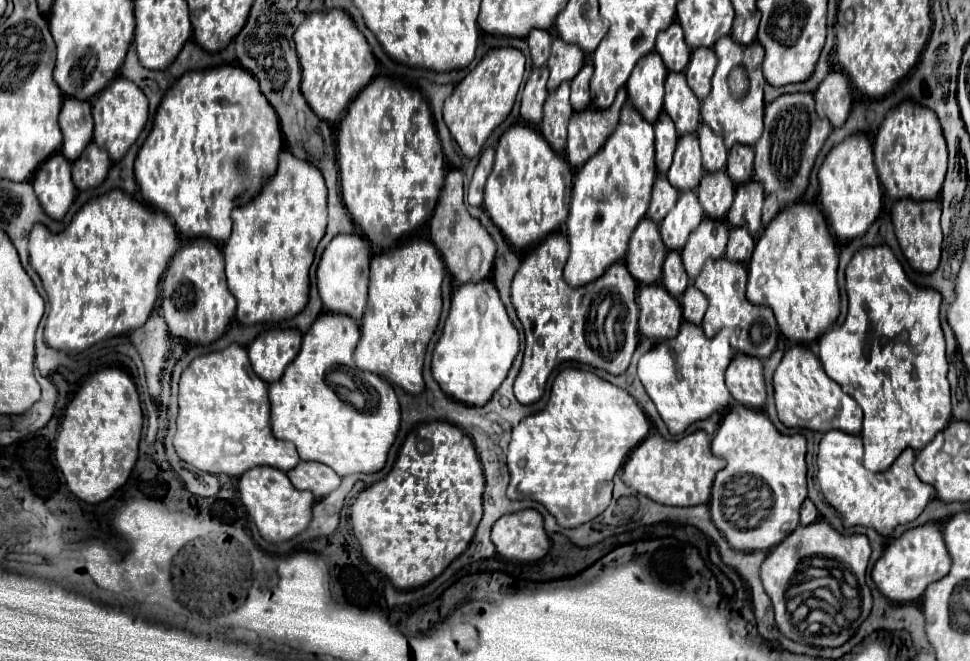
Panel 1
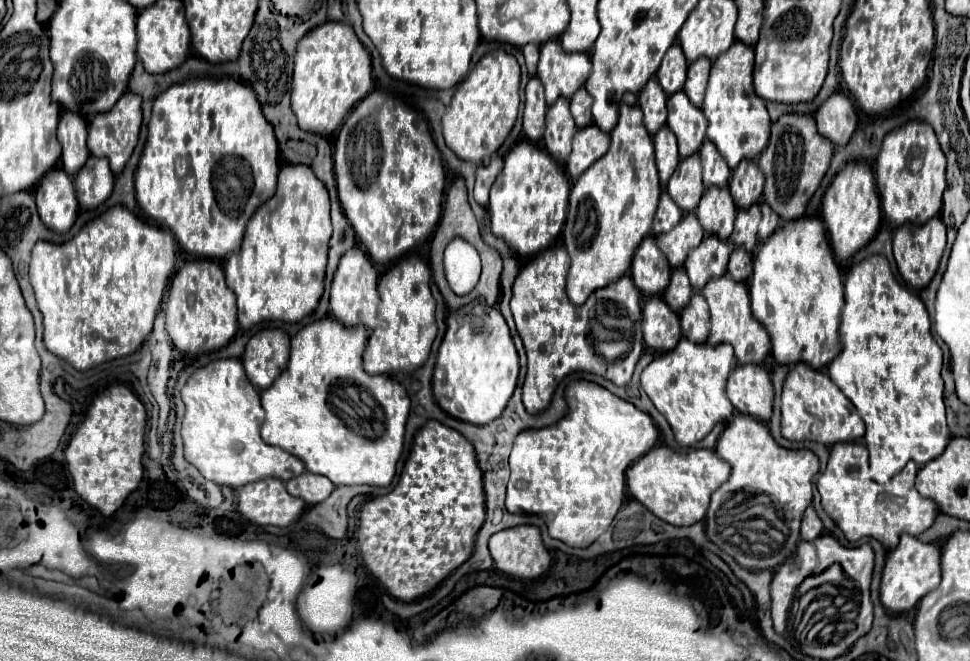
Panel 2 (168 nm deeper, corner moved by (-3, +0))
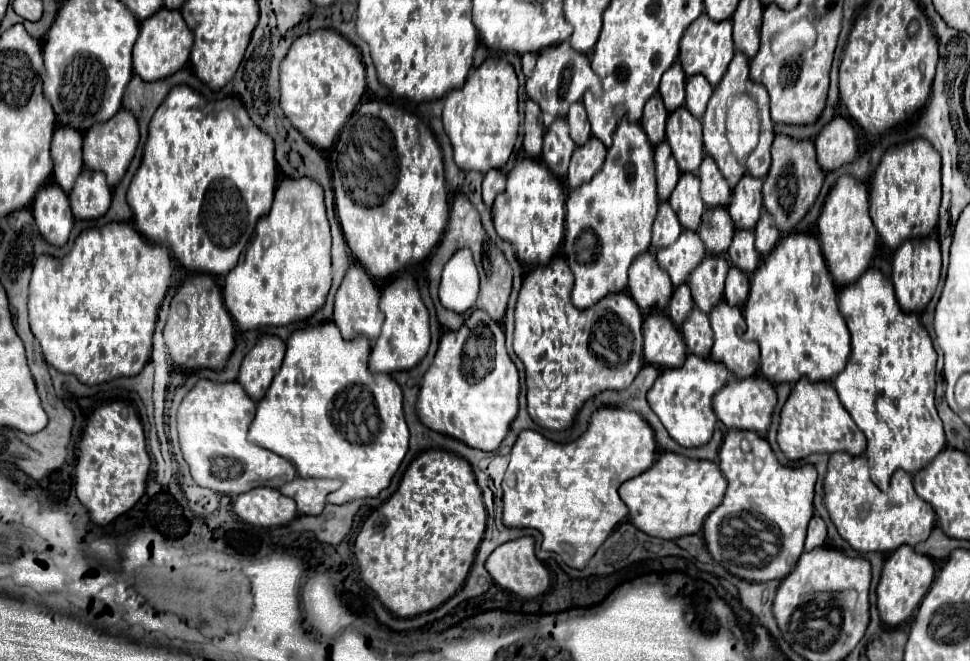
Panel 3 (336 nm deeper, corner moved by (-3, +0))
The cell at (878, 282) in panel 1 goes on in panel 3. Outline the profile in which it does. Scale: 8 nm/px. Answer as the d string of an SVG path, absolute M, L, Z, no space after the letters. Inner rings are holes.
M869 267L851 287L843 287L839 293L839 309L847 319L851 333L851 355L845 369L833 379L833 387L853 415L857 427L867 437L865 457L869 459L873 483L885 491L889 479L897 469L917 473L927 467L941 449L945 449L945 429L935 407L935 365L937 353L933 349L931 337L923 331L917 313L907 313L899 309L893 293L893 283L879 269Z

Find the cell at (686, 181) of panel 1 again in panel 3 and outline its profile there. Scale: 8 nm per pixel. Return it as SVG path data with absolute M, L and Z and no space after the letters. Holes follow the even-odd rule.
M681 173L679 183L675 185L669 197L669 203L675 209L681 225L685 229L697 231L701 223L701 215L705 211L703 199L699 195L699 177L693 173Z

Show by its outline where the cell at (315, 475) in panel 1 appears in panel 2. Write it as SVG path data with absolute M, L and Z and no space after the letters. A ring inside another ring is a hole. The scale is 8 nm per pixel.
M307 471L287 481L287 491L295 497L301 497L307 505L317 505L325 501L333 489L335 485L329 479L323 479L323 475L311 475Z

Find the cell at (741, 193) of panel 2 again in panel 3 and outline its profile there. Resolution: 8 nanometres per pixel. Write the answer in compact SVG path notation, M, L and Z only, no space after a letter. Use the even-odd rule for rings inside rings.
M743 175L731 195L729 215L737 229L753 229L761 213L761 185L763 179Z

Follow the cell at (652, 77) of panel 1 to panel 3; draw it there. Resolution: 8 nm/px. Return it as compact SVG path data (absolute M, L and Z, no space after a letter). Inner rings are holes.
M653 95L645 107L643 107L643 117L641 117L641 123L643 123L643 129L649 137L649 141L653 145L661 143L665 139L665 119L667 119L667 109L663 107L663 99L661 95Z

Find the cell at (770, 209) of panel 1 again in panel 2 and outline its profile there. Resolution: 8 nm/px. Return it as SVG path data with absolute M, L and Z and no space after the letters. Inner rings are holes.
M761 201L759 207L761 207L761 213L763 213L763 219L759 223L759 239L765 241L779 227L779 215L775 215L775 211L771 211L771 207L767 207L765 201Z

